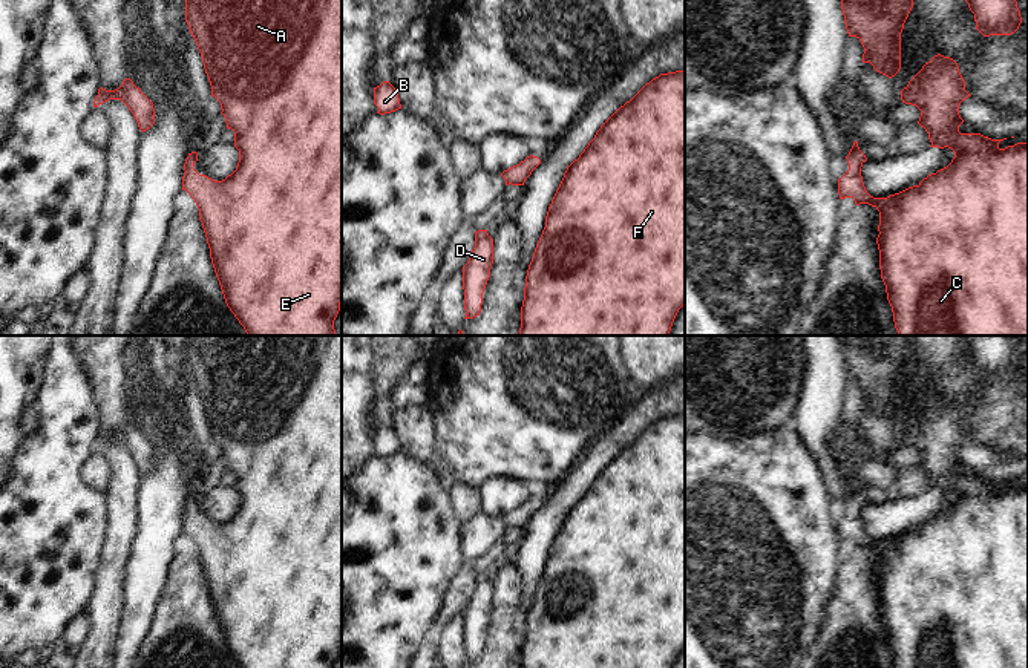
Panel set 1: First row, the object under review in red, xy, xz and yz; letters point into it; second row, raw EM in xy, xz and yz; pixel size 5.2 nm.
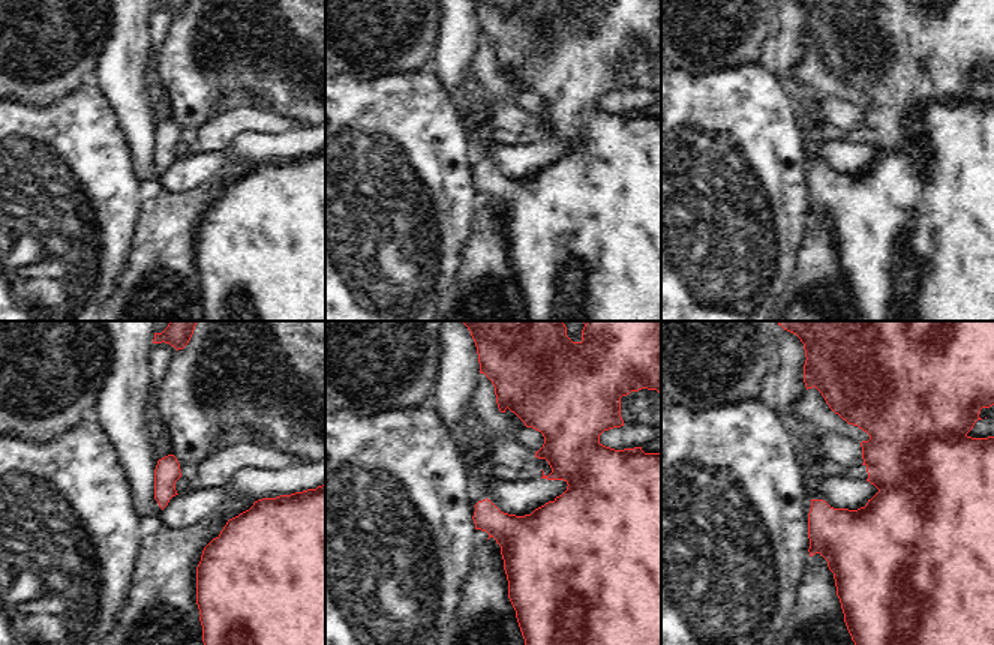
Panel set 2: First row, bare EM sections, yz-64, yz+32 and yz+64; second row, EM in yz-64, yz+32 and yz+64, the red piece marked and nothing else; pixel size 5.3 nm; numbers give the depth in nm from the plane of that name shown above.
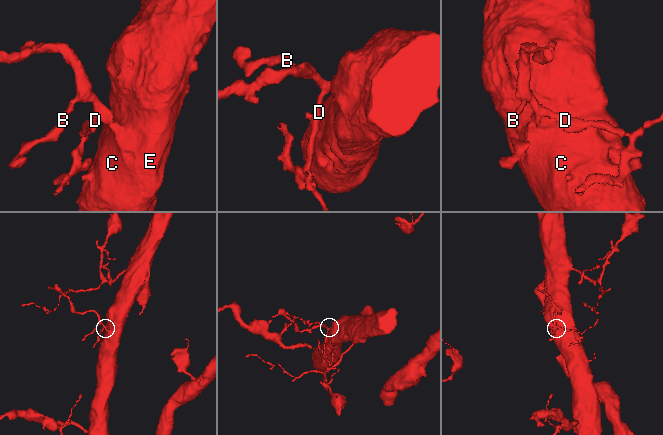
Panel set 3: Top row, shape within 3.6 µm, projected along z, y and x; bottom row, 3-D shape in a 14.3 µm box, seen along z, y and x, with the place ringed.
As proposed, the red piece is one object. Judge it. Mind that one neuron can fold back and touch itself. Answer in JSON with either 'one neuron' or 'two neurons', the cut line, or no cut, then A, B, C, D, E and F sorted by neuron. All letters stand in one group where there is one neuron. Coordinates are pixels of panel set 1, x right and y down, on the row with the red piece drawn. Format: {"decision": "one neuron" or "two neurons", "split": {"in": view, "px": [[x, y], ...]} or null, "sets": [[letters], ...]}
{"decision": "one neuron", "split": null, "sets": [["A", "B", "C", "D", "E", "F"]]}

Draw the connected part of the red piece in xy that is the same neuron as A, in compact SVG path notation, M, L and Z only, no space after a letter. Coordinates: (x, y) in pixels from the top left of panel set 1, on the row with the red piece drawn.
M185 0L185 21L201 52L211 97L221 103L221 113L227 129L234 132L234 147L239 150L236 170L222 181L193 169L196 152L188 153L182 176L182 190L199 208L225 303L247 336L336 336L334 320L342 303L342 0Z

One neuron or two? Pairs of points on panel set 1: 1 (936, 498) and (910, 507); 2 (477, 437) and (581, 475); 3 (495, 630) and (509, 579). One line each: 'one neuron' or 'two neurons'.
1: one neuron
2: two neurons
3: one neuron

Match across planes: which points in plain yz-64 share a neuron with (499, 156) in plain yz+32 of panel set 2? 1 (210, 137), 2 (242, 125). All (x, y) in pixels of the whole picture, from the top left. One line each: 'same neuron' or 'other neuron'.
1: other neuron
2: other neuron

